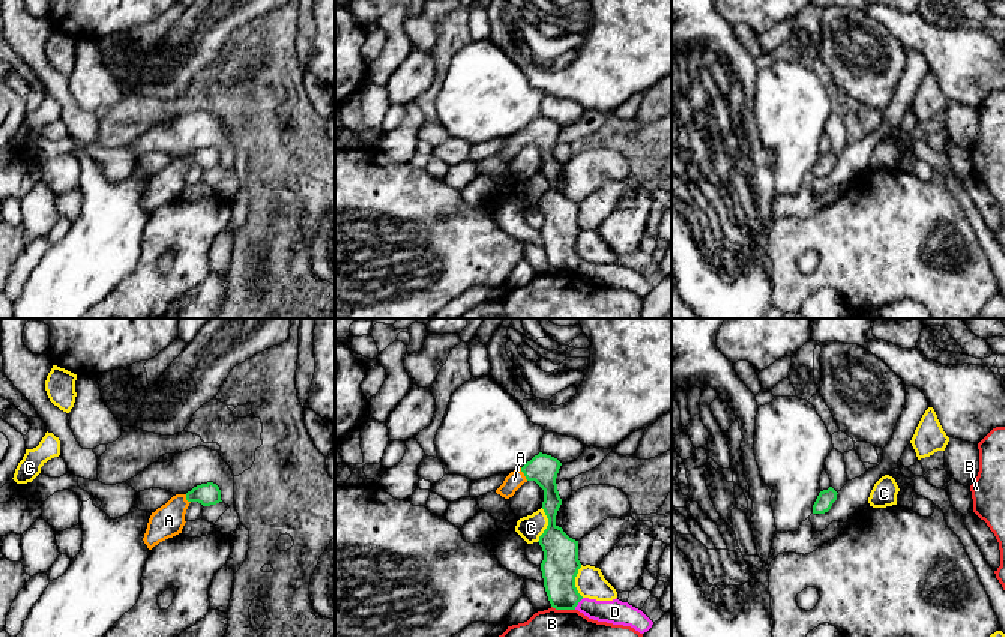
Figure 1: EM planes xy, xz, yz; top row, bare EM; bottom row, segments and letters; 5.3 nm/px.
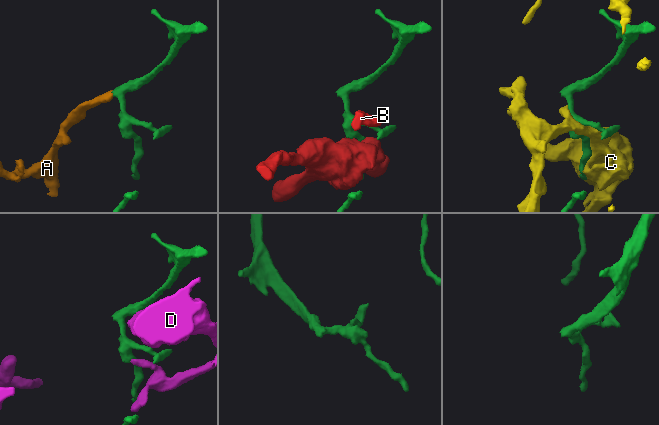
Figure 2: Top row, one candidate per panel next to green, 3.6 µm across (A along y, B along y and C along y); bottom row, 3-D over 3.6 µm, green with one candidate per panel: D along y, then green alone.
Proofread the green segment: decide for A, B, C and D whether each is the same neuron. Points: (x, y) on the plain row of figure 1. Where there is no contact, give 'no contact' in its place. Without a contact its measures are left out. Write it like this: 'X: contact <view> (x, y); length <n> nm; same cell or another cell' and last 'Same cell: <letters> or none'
A: contact xz (523, 135); length 80 nm; same cell
B: contact xz (564, 272); length 130 nm; another cell
C: contact xz (549, 188); length 190 nm; another cell
D: contact xz (577, 268); length 80 nm; another cell
Same cell: A

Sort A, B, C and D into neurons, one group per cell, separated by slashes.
A / B / C / D

